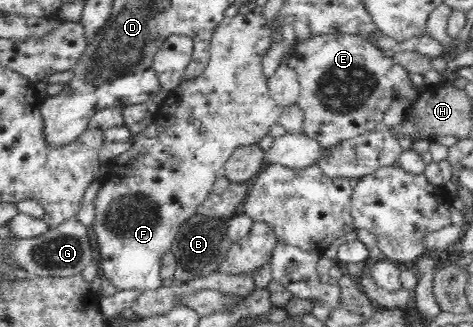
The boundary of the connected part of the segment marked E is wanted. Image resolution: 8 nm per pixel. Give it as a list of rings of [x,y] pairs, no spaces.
[[[355,35],[313,36],[297,44],[294,52],[287,57],[287,65],[298,76],[300,95],[296,105],[303,113],[302,133],[326,149],[354,136],[361,136],[382,125],[385,112],[395,98],[406,98],[410,104],[418,97],[421,88],[411,83],[406,68],[395,64],[391,57],[383,55],[383,50],[372,40],[361,40]]]

